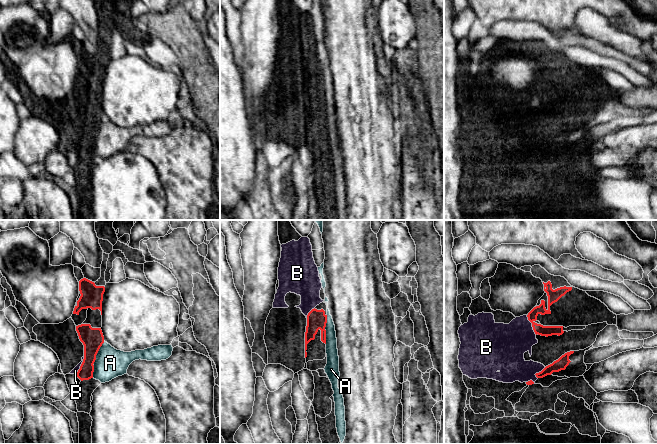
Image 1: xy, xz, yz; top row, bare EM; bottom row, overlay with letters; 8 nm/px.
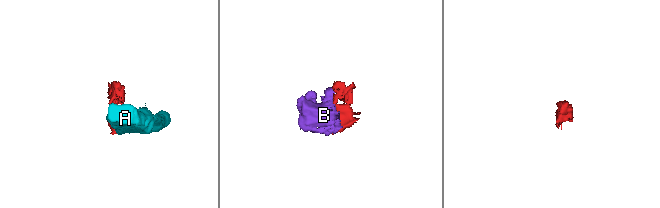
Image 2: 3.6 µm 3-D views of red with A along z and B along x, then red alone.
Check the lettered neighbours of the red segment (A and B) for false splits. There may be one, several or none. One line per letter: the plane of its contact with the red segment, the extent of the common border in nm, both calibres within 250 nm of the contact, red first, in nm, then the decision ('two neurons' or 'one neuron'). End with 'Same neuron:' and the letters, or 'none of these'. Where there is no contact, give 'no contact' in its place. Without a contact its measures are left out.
A: meets red in xy; contact 320 nm long; 180 nm thick on the red side, 240 nm on the other; two neurons
B: meets red in yz; contact 180 nm long; 90 nm thick on the red side, 320 nm on the other; one neuron
Same neuron: B

